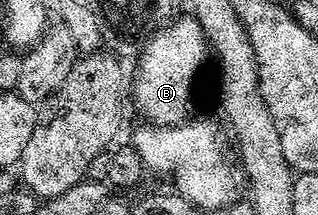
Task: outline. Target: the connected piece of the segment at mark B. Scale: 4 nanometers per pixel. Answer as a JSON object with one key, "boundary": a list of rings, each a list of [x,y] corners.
{"boundary":[[[195,18],[180,19],[173,19],[147,41],[135,61],[136,81],[131,81],[130,98],[132,94],[137,110],[152,126],[175,126],[189,119],[196,75],[210,60],[209,42],[202,26]]]}

